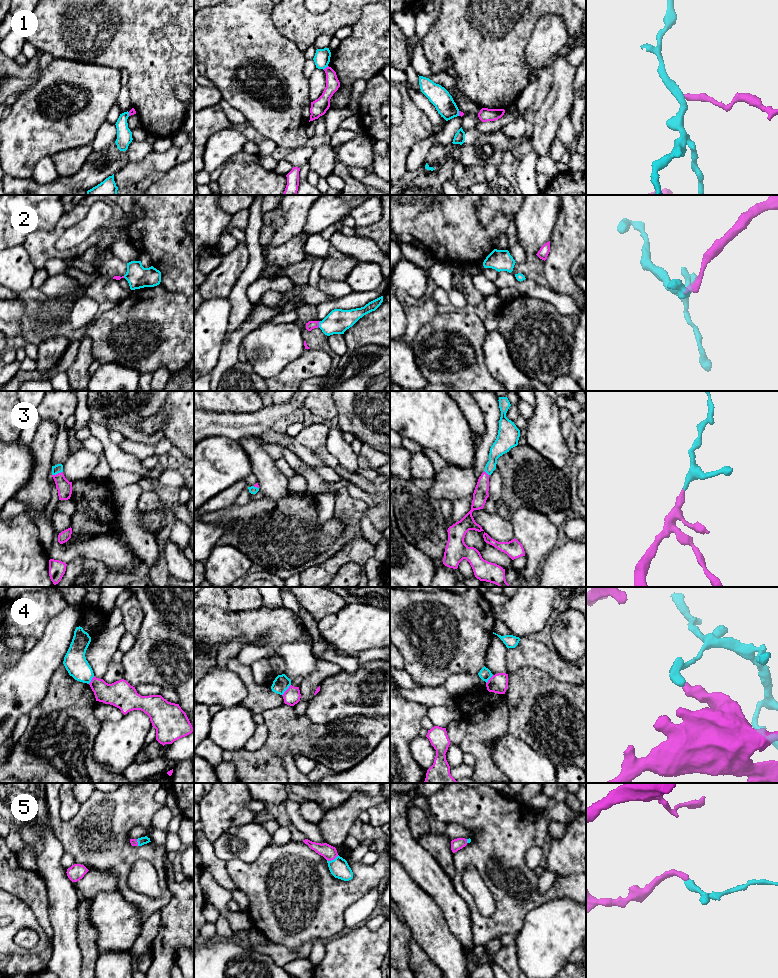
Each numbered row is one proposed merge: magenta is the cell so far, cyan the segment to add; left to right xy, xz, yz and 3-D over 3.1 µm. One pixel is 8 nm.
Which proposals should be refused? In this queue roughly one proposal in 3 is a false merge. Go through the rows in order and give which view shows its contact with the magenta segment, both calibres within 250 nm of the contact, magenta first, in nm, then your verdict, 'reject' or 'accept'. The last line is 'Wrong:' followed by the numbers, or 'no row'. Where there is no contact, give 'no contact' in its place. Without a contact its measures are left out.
1: xz | 110/130 nm | reject
2: xz | 70/190 nm | accept
3: xy | 120/70 nm | accept
4: xz | 140/130 nm | reject
5: xz | 120/160 nm | accept
Wrong: 1, 4

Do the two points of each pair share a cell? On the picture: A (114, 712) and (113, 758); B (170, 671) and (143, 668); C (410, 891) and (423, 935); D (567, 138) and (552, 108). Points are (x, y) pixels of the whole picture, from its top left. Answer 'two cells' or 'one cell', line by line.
A: two cells
B: one cell
C: one cell
D: two cells

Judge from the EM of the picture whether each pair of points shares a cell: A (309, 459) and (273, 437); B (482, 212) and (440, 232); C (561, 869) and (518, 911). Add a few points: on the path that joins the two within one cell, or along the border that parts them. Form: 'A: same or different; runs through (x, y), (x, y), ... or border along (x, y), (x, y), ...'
A: same; runs through (300, 450), (291, 443), (282, 440)
B: different; border along (476, 210), (478, 219), (485, 225), (500, 212)
C: different; border along (575, 873), (556, 879)

